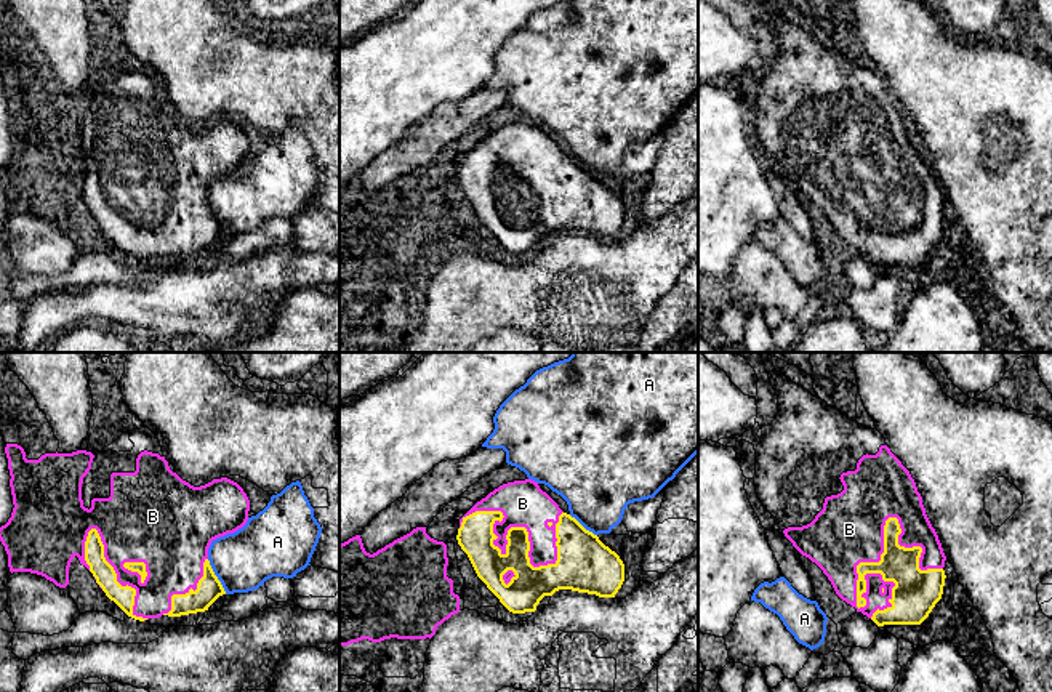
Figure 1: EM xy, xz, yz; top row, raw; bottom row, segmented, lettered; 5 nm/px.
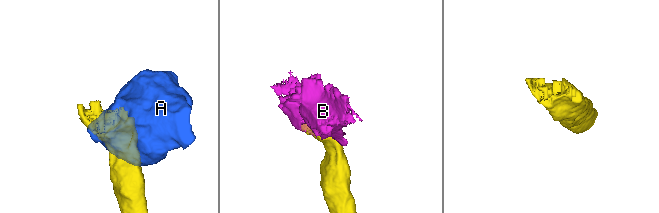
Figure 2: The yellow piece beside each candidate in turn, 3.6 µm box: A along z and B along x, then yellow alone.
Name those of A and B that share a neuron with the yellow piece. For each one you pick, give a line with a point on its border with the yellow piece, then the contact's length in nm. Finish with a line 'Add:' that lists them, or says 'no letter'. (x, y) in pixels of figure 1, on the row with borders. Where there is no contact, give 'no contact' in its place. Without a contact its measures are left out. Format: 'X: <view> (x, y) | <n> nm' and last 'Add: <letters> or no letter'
B: yz (886, 523) | 550 nm
Add: B

